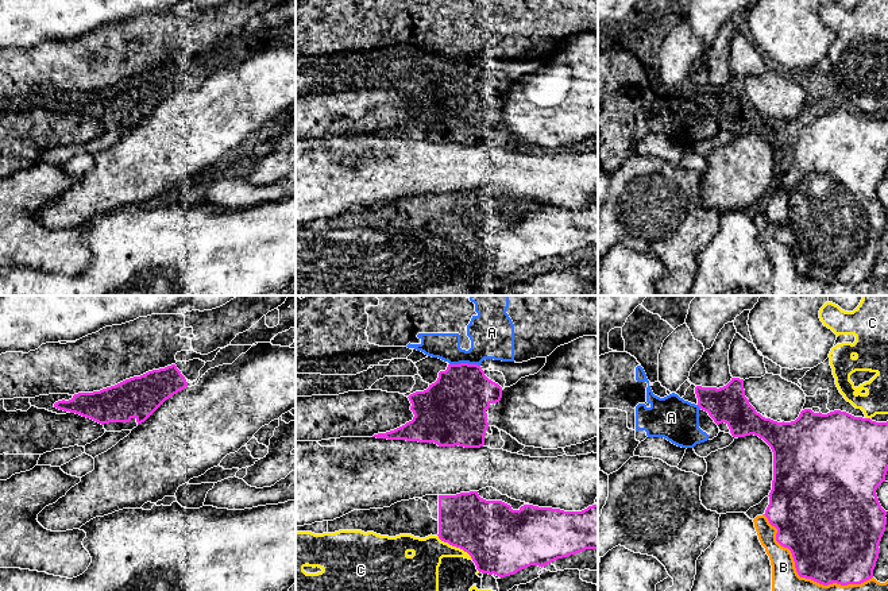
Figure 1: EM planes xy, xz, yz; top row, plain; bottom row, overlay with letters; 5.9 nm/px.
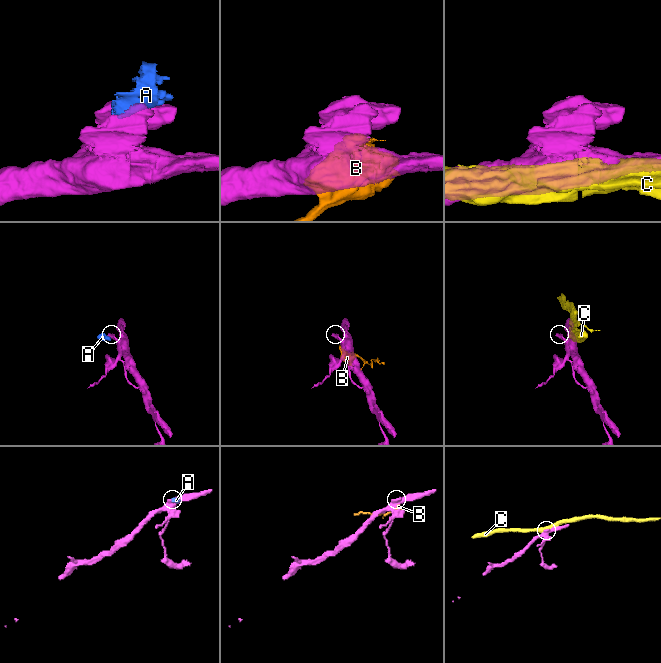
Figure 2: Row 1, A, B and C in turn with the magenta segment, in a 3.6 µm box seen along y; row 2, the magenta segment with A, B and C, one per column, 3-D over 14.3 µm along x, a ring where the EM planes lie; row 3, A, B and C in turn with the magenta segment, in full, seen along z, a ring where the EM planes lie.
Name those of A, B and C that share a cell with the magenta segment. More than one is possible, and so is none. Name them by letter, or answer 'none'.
none

